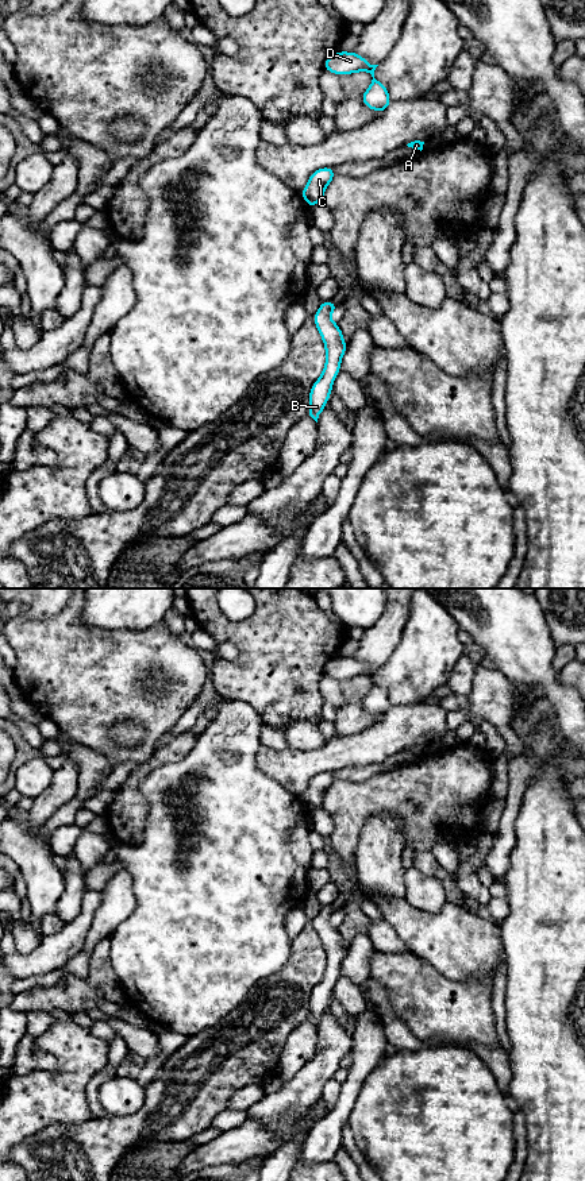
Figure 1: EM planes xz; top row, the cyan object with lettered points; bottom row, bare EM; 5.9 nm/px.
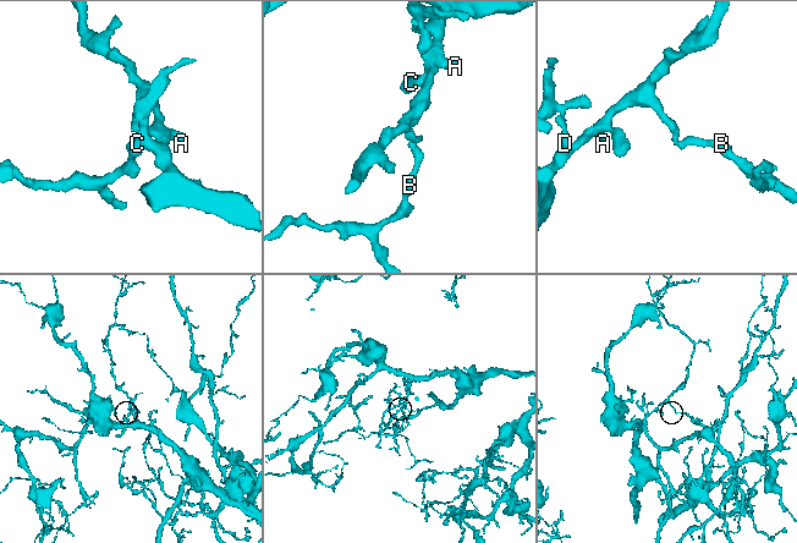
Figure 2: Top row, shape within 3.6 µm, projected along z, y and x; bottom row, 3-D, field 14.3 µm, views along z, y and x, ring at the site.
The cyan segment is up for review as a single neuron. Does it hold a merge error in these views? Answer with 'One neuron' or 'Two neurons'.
One neuron

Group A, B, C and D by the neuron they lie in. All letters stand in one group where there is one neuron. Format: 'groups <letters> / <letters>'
groups A B C D

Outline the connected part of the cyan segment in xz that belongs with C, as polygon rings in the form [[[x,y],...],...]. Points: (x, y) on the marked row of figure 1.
[[[322,167],[311,174],[305,189],[300,192],[309,208],[323,201],[323,193],[335,175],[334,167]]]

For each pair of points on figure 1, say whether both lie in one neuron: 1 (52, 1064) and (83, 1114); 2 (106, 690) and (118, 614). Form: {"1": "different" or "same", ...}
{"1": "different", "2": "different"}

